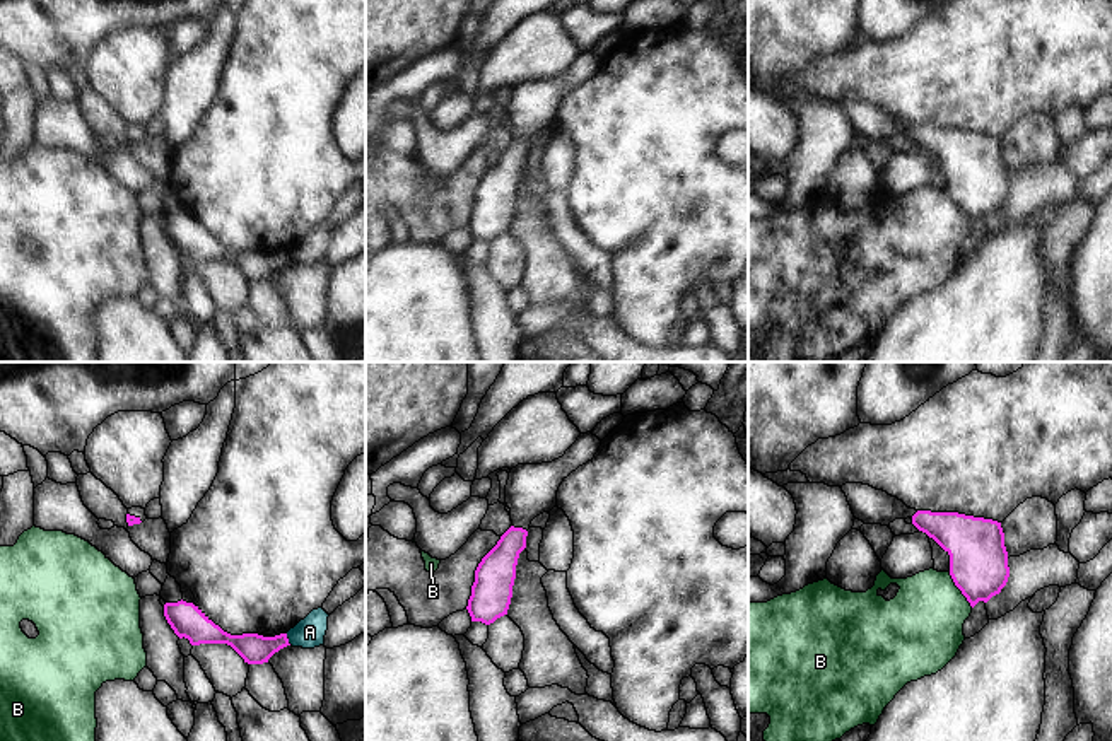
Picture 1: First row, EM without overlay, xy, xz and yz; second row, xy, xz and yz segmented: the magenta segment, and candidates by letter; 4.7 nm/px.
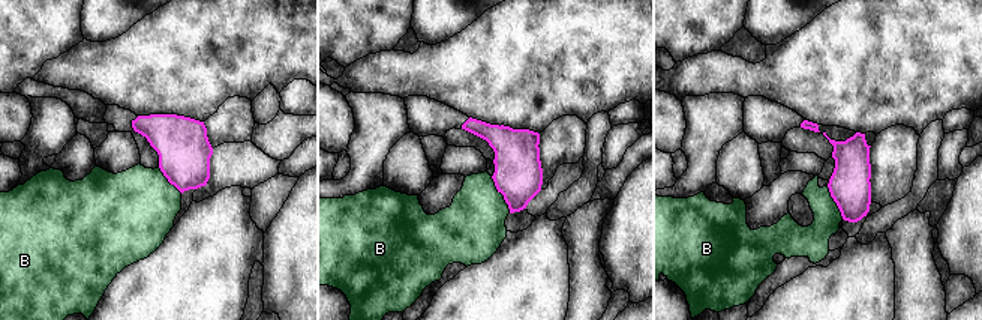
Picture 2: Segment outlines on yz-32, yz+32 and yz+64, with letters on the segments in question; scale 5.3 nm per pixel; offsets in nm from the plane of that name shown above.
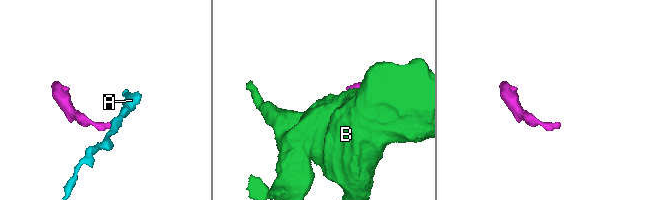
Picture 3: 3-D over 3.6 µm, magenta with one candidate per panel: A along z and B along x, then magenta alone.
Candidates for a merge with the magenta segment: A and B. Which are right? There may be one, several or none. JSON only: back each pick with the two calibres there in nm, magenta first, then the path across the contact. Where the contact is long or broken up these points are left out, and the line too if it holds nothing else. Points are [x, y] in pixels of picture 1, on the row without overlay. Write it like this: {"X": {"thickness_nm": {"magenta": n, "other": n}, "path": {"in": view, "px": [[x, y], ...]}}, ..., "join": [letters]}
{"join": []}

